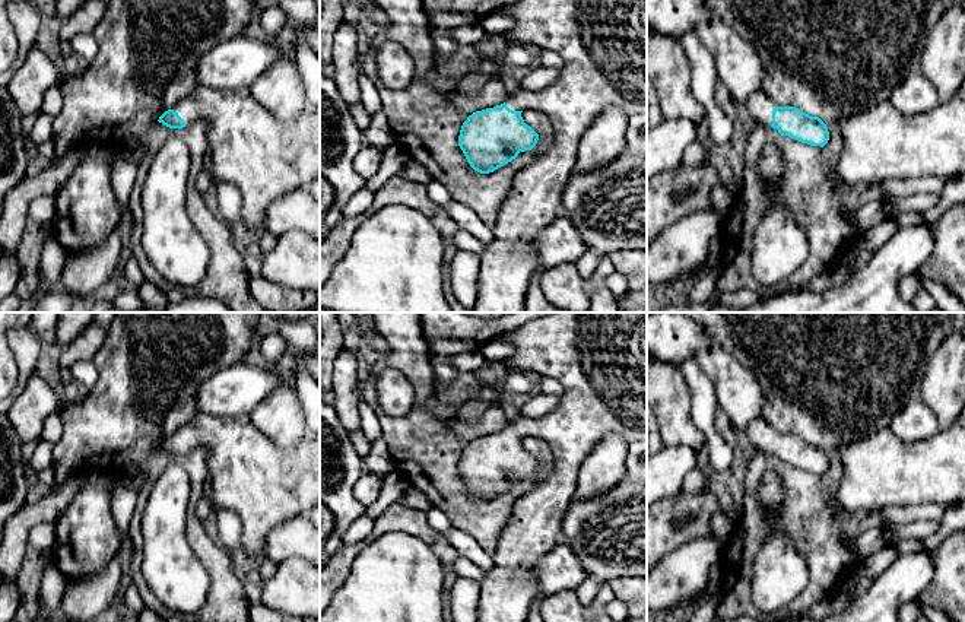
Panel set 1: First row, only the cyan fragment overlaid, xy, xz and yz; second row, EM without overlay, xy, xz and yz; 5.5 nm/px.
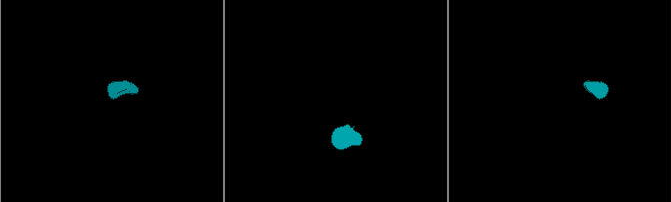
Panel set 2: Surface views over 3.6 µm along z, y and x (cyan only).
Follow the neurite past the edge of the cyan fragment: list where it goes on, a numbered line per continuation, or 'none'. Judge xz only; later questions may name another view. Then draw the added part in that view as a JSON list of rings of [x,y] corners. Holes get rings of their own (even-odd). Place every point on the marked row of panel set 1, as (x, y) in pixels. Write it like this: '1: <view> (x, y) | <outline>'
1: xz (603, 43) | [[[515,0],[514,3],[511,3],[511,18],[514,20],[514,26],[501,35],[504,39],[507,39],[508,42],[533,44],[540,47],[542,50],[552,50],[562,57],[564,67],[559,72],[558,79],[549,88],[543,88],[539,91],[527,91],[524,88],[520,88],[518,91],[508,93],[508,98],[505,101],[505,105],[512,111],[533,110],[543,114],[552,126],[553,137],[550,145],[543,152],[537,153],[534,159],[526,168],[518,171],[512,178],[511,190],[508,193],[508,197],[501,204],[498,222],[493,228],[495,238],[489,245],[485,245],[485,250],[480,254],[477,301],[472,308],[472,312],[526,312],[524,299],[527,293],[527,286],[534,270],[537,269],[537,250],[534,247],[534,239],[543,228],[549,226],[562,215],[564,190],[574,175],[577,152],[584,131],[597,118],[597,115],[609,107],[618,107],[628,114],[647,112],[647,0]]]

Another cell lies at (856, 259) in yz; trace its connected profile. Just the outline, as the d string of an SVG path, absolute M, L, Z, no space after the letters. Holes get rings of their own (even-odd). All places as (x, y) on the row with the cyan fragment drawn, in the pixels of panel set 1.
M851 247L848 248L842 263L851 270L857 272L863 267L866 267L872 258L872 251L866 248Z

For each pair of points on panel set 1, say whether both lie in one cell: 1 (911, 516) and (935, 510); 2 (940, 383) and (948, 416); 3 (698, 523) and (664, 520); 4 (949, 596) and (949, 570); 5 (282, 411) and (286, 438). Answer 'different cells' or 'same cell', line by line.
1: same cell
2: same cell
3: same cell
4: same cell
5: same cell

